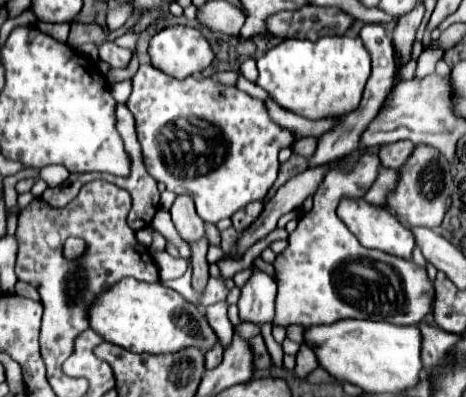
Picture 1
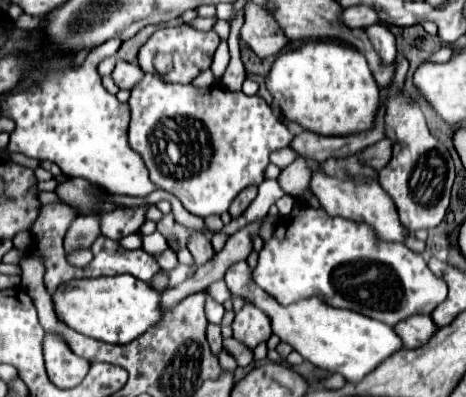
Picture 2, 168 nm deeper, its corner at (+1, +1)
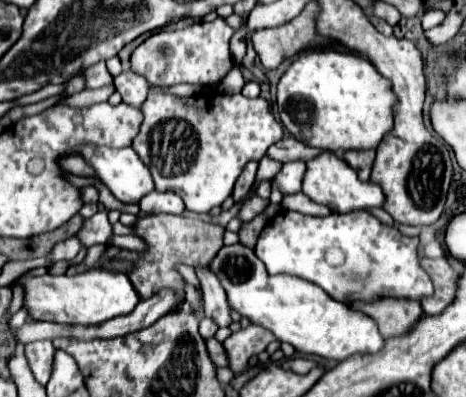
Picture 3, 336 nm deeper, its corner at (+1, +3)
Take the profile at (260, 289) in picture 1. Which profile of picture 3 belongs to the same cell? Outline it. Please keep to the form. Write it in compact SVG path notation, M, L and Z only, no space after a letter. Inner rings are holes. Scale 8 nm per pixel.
M250 324L248 328L242 328L240 332L232 334L222 342L228 356L228 368L234 374L240 374L246 368L248 360L264 352L270 342L274 342L274 334L256 324Z

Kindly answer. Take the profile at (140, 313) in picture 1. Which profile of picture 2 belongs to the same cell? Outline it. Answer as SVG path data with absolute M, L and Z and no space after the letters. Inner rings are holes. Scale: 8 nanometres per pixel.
M120 274L114 278L86 278L68 282L66 286L58 288L52 302L60 320L72 330L108 344L128 344L146 334L146 330L154 328L160 318L170 312L160 306L160 296L162 292L148 286L148 282L138 282L138 278Z

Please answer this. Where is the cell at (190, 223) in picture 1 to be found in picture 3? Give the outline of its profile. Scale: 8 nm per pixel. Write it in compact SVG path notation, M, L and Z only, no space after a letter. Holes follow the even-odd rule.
M198 268L196 270L200 284L202 284L202 294L204 294L204 314L212 318L220 328L230 326L230 306L226 300L226 292L220 286L218 278L210 268Z

